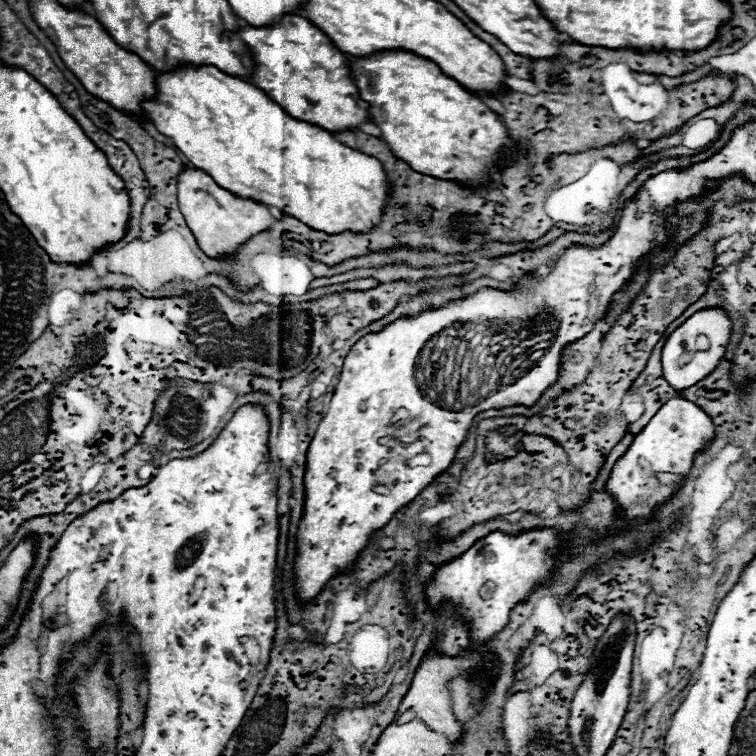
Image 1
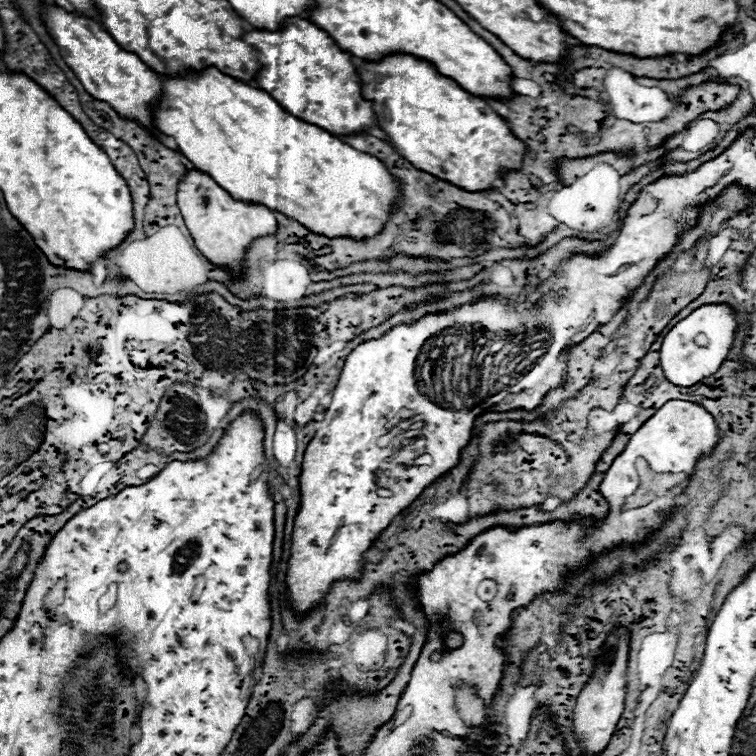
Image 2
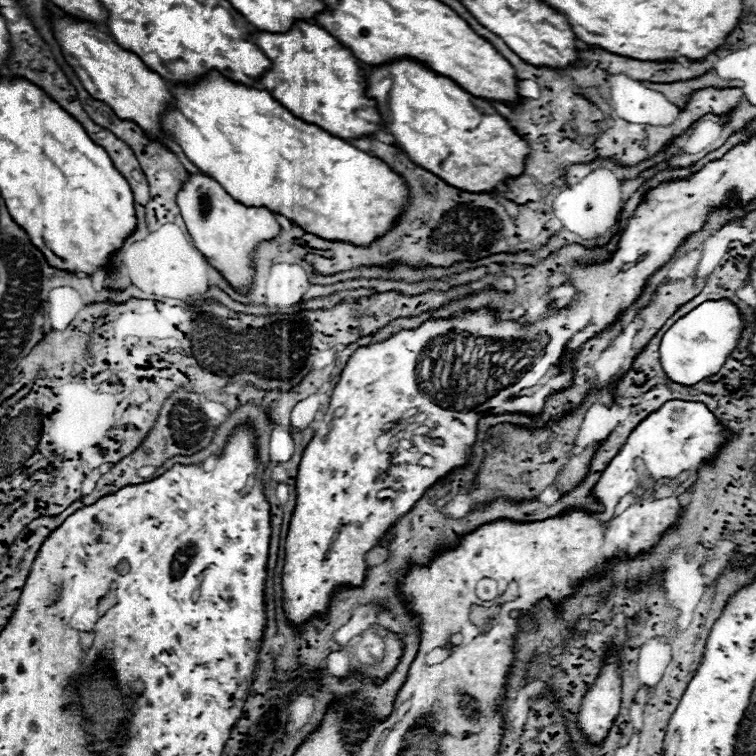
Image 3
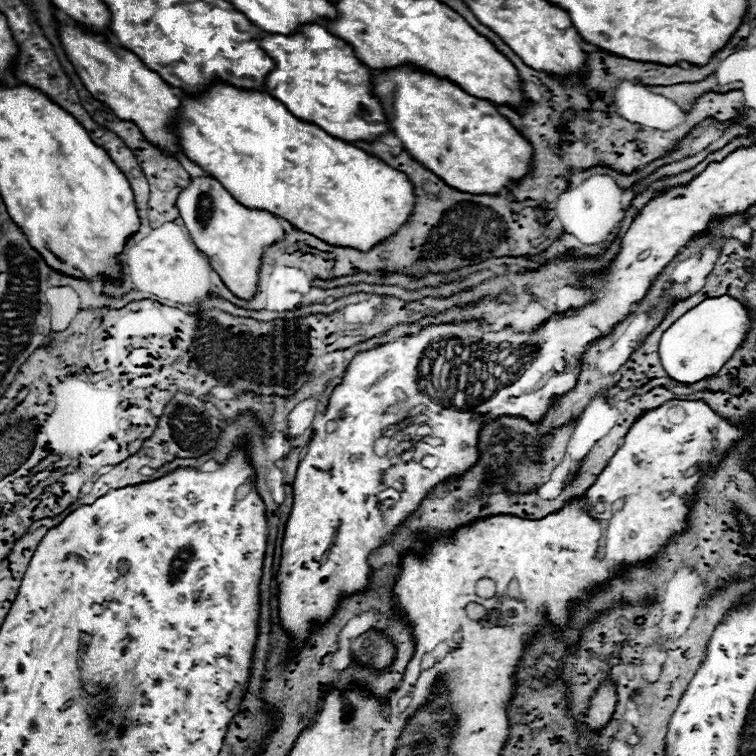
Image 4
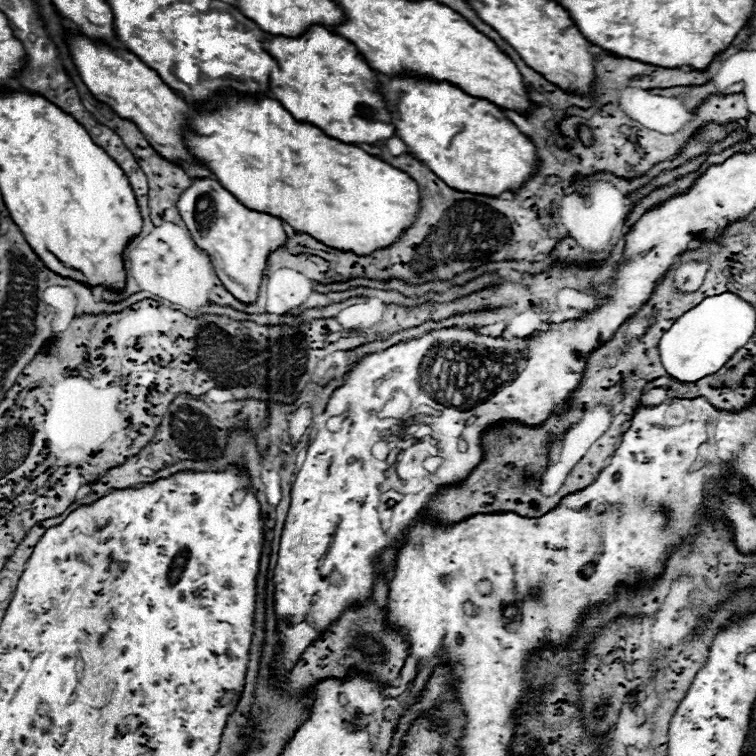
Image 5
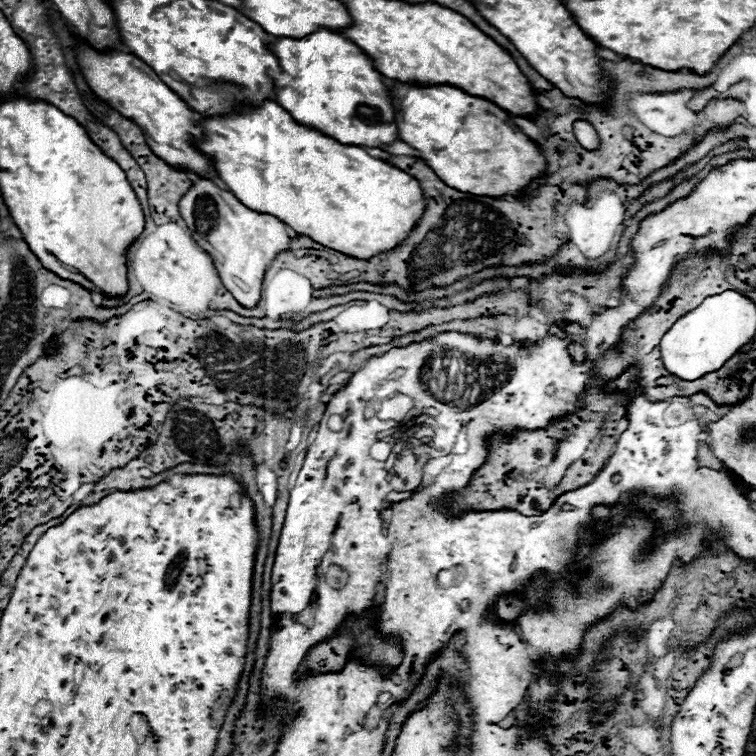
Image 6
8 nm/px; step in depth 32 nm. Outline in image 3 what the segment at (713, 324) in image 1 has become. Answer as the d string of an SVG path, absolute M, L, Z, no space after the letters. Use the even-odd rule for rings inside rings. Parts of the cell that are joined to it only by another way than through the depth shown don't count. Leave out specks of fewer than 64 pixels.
M728 298L702 302L676 324L672 324L662 336L658 352L666 376L678 384L696 384L716 374L738 346L744 328L746 322L740 308Z

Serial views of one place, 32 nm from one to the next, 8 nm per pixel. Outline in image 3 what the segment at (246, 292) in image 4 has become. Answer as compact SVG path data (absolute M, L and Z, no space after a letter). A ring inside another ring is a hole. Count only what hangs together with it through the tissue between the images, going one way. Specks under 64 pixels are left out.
M206 174L188 176L188 182L178 194L178 208L194 240L194 246L236 292L248 294L254 284L254 252L258 244L274 240L282 232L276 216L270 210L236 202L214 178Z

